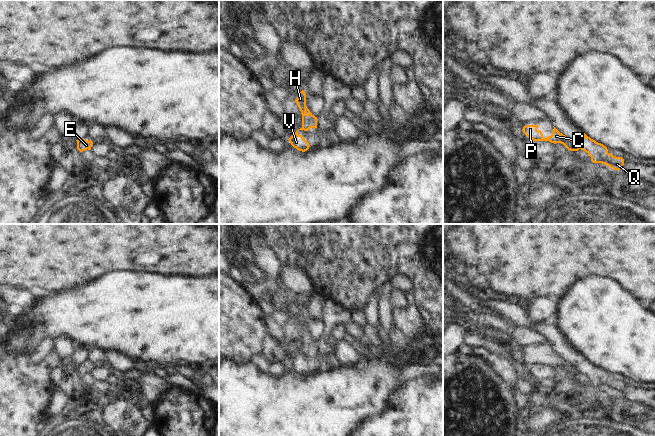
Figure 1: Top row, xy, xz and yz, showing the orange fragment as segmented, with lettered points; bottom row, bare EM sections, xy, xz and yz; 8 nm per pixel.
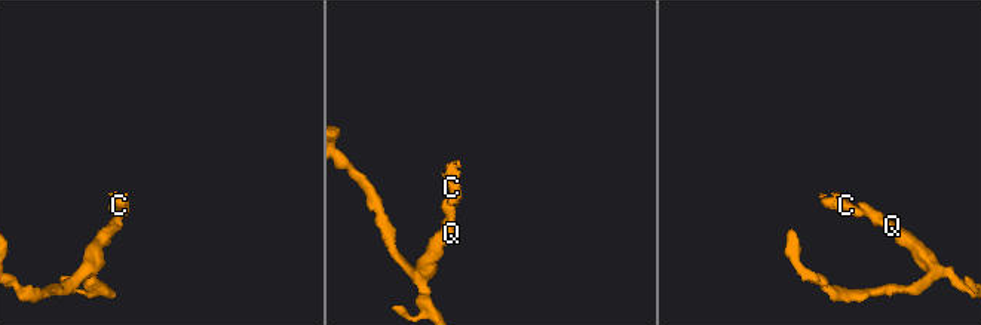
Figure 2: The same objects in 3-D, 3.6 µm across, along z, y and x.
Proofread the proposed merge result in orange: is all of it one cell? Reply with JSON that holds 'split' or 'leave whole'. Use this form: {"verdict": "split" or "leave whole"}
{"verdict": "split"}

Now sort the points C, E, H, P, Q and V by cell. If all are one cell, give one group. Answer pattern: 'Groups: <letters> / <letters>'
Groups: C E H P / Q V.

